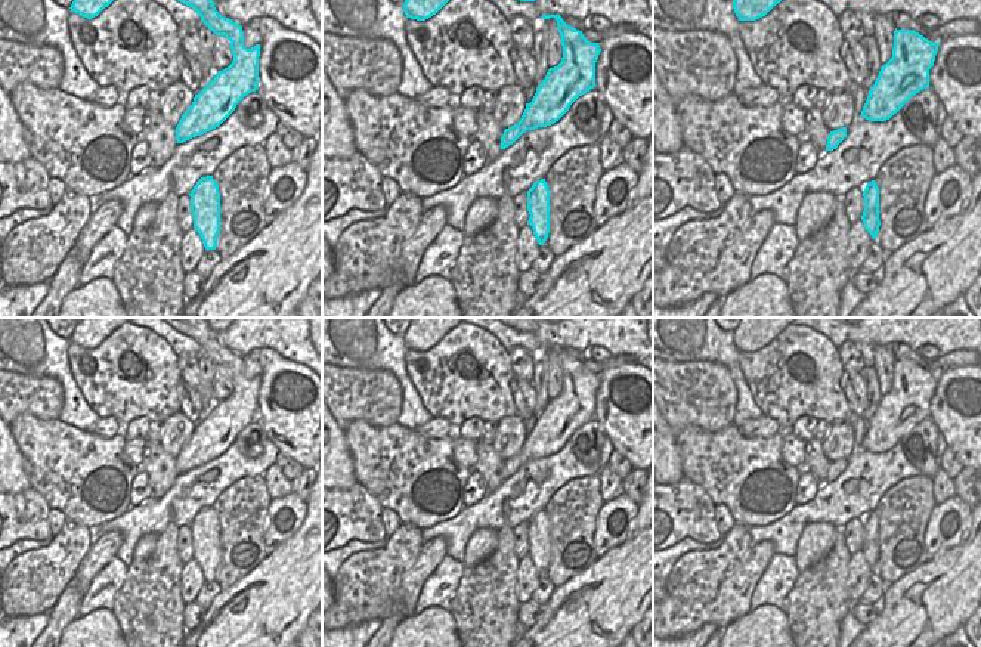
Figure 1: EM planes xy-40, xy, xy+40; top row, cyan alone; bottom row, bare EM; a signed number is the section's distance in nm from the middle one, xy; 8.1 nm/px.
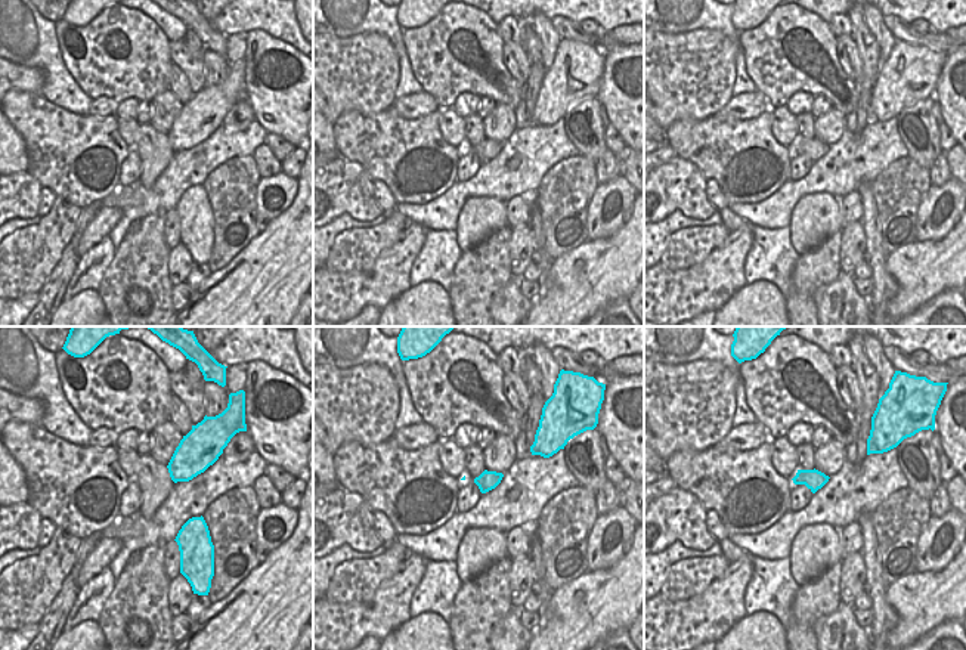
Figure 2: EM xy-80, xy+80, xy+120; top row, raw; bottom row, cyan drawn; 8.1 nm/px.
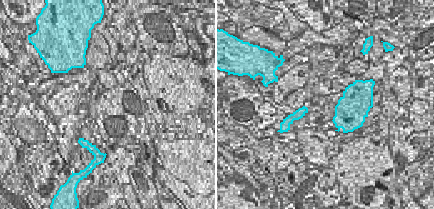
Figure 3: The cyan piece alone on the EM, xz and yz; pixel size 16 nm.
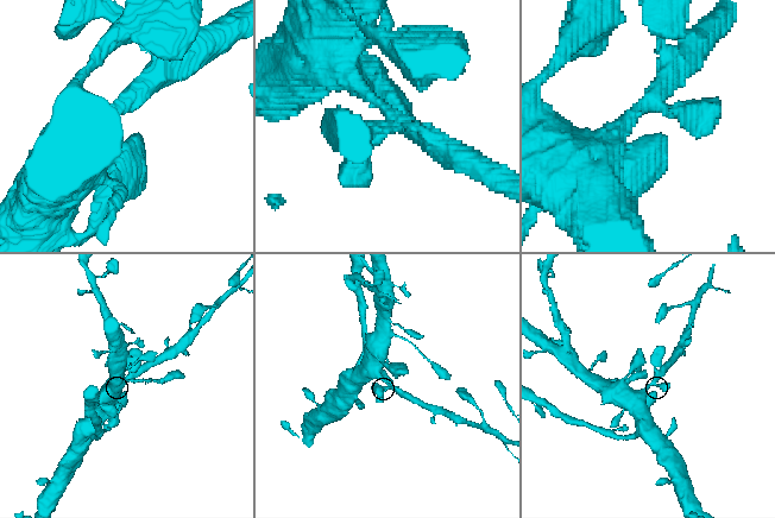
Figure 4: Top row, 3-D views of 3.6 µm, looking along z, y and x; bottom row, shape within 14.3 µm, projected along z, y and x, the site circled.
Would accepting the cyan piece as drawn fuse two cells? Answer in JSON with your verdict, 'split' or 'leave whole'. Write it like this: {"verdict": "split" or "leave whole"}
{"verdict": "leave whole"}

